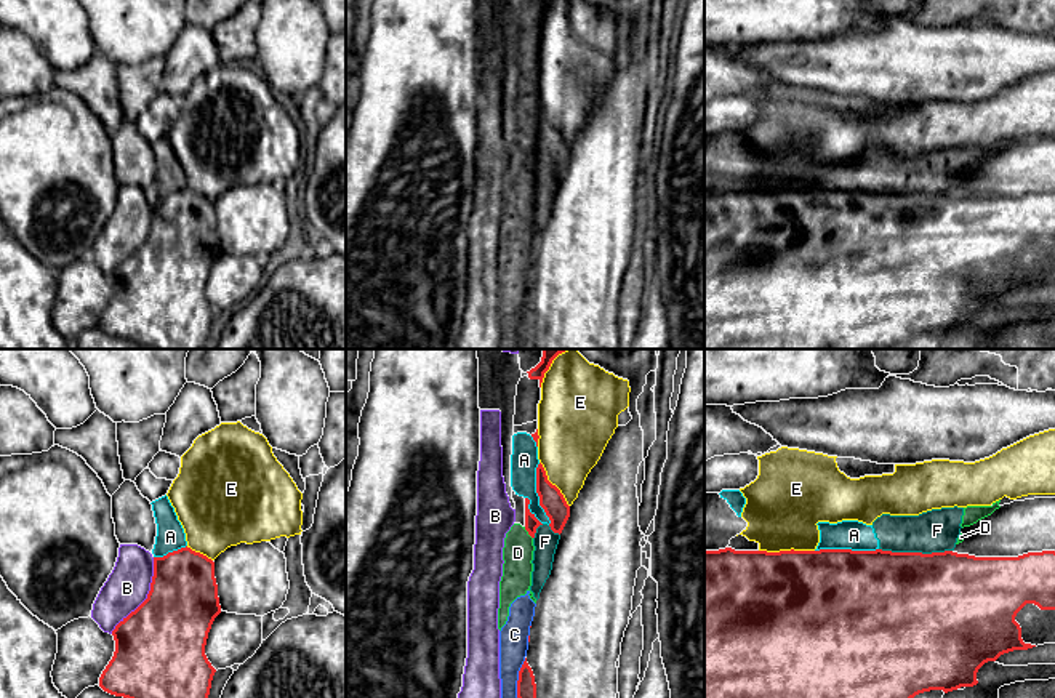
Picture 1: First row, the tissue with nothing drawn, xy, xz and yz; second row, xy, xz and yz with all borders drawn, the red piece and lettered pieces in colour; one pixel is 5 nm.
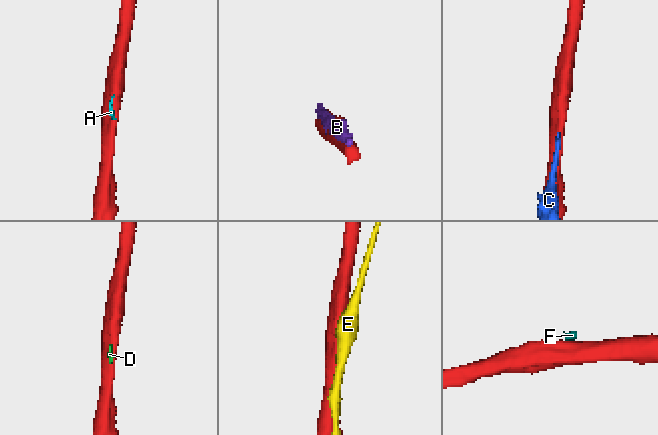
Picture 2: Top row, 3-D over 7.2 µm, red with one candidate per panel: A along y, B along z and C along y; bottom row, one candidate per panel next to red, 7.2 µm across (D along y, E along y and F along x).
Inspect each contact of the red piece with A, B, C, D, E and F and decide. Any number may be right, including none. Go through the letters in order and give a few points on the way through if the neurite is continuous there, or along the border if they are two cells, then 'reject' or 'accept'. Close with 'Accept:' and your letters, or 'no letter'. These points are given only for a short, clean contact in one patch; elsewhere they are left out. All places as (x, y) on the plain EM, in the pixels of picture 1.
A: border yz (878, 189), (815, 192); reject
B: reject
C: reject
D: reject
E: reject
F: border yz (879, 189), (905, 194), (951, 192); reject
Accept: no letter

